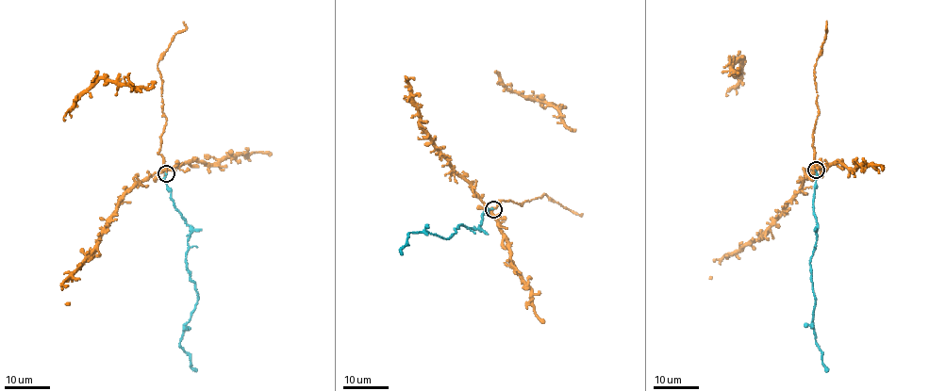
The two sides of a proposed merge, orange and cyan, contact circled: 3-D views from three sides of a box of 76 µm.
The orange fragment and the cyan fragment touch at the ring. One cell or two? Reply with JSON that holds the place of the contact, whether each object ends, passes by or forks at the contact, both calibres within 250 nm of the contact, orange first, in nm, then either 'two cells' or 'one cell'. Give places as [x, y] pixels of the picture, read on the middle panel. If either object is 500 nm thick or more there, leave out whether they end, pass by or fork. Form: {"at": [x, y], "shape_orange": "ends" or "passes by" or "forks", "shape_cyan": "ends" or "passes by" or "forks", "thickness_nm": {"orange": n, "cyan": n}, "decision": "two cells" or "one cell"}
{"at": [493, 209], "shape_orange": "passes by", "shape_cyan": "ends", "thickness_nm": {"orange": 160, "cyan": 150}, "decision": "one cell"}

